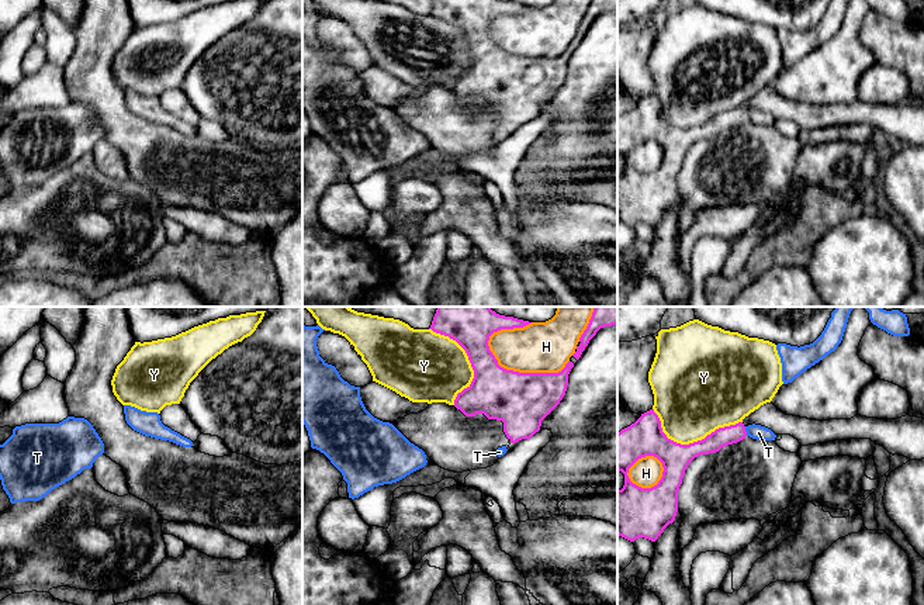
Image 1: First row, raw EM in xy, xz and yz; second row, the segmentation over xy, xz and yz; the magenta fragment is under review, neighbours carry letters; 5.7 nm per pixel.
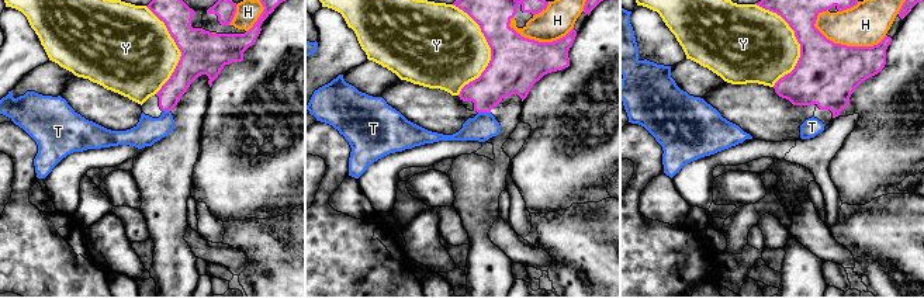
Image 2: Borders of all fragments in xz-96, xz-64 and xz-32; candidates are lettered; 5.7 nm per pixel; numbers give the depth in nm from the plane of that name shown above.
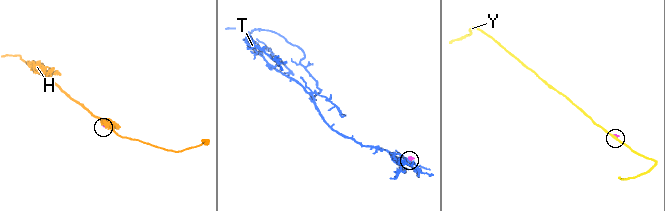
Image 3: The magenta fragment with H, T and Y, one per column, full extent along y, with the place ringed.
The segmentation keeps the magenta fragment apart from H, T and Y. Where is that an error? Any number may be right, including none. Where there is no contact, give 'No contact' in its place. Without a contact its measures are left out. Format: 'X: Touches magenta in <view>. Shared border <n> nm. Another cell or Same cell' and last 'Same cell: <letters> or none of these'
H: Touches magenta in xz. Shared border 480 nm. Another cell
T: Touches magenta in yz. Shared border 60 nm. Same cell
Y: Touches magenta in yz. Shared border 500 nm. Another cell
Same cell: T

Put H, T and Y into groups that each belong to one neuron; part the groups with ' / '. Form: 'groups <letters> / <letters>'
groups H / T / Y

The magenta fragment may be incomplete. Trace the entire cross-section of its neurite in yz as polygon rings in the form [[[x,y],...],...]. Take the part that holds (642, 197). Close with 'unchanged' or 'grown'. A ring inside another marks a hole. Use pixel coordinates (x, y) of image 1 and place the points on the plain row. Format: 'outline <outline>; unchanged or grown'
outline [[[650,94],[617,118],[617,155],[624,159],[624,170],[617,174],[617,219],[634,227],[639,222],[655,227],[664,214],[675,205],[678,197],[678,176],[689,148],[700,141],[716,138],[727,129],[737,128],[747,121],[757,125],[775,125],[776,120],[761,110],[748,110],[743,107],[736,110],[719,113],[705,124],[681,129],[667,122],[662,117],[661,106],[654,94]],[[654,141],[664,152],[662,162],[657,170],[651,173],[641,173],[633,169],[627,160],[629,153],[641,142]]]; grown

